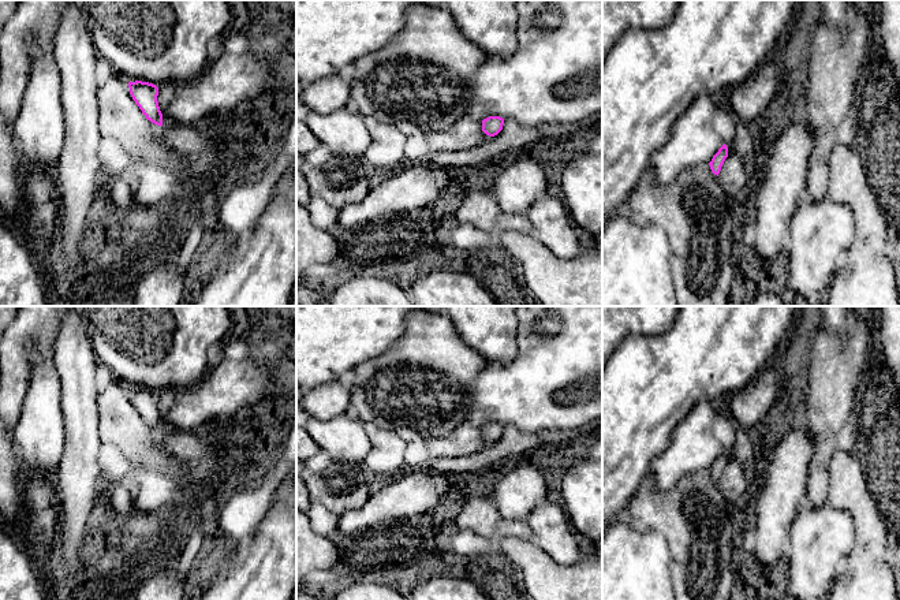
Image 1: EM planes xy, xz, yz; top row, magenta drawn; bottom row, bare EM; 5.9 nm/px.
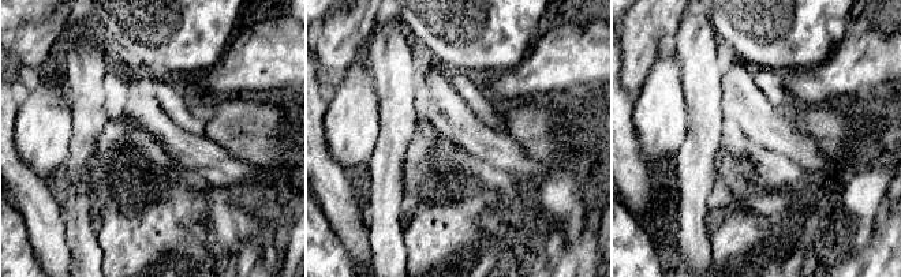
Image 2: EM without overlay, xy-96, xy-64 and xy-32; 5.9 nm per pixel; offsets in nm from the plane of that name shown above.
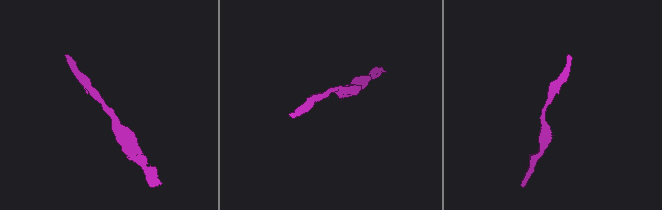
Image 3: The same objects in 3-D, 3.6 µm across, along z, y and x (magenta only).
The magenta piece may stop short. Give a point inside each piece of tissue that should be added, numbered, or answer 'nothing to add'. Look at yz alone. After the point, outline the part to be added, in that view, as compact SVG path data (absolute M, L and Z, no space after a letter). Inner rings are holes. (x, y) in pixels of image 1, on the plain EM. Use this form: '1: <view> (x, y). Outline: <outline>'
nothing to add

